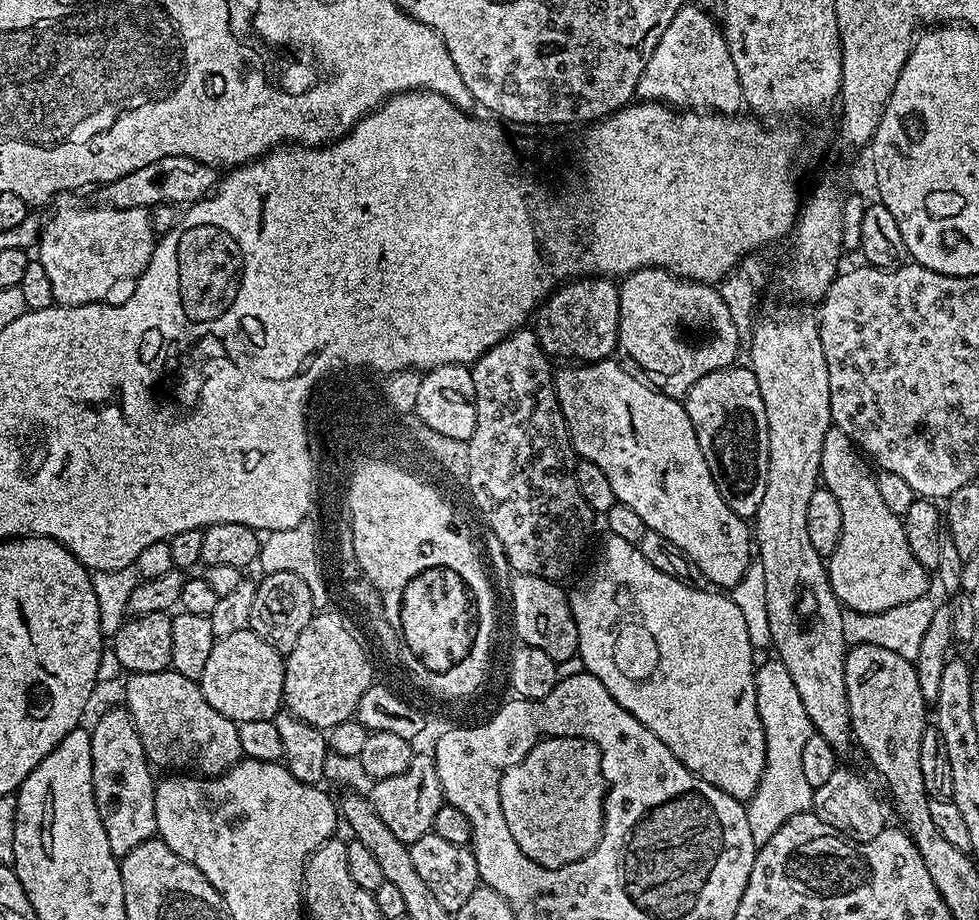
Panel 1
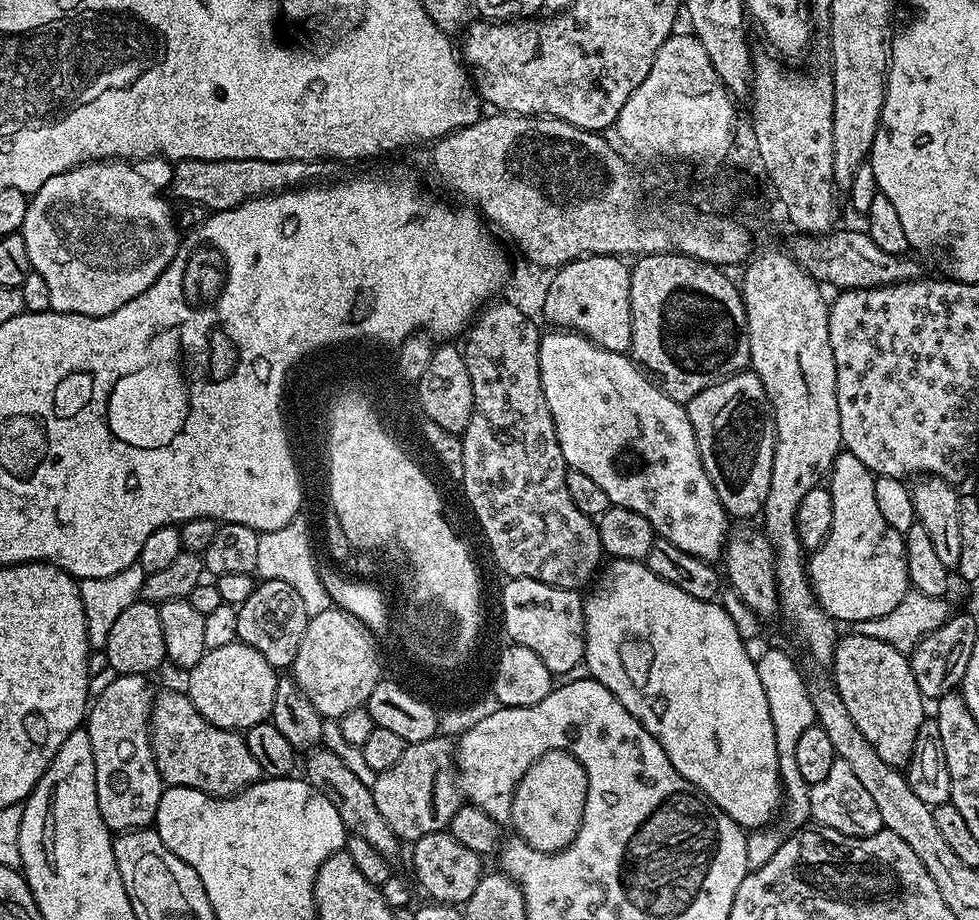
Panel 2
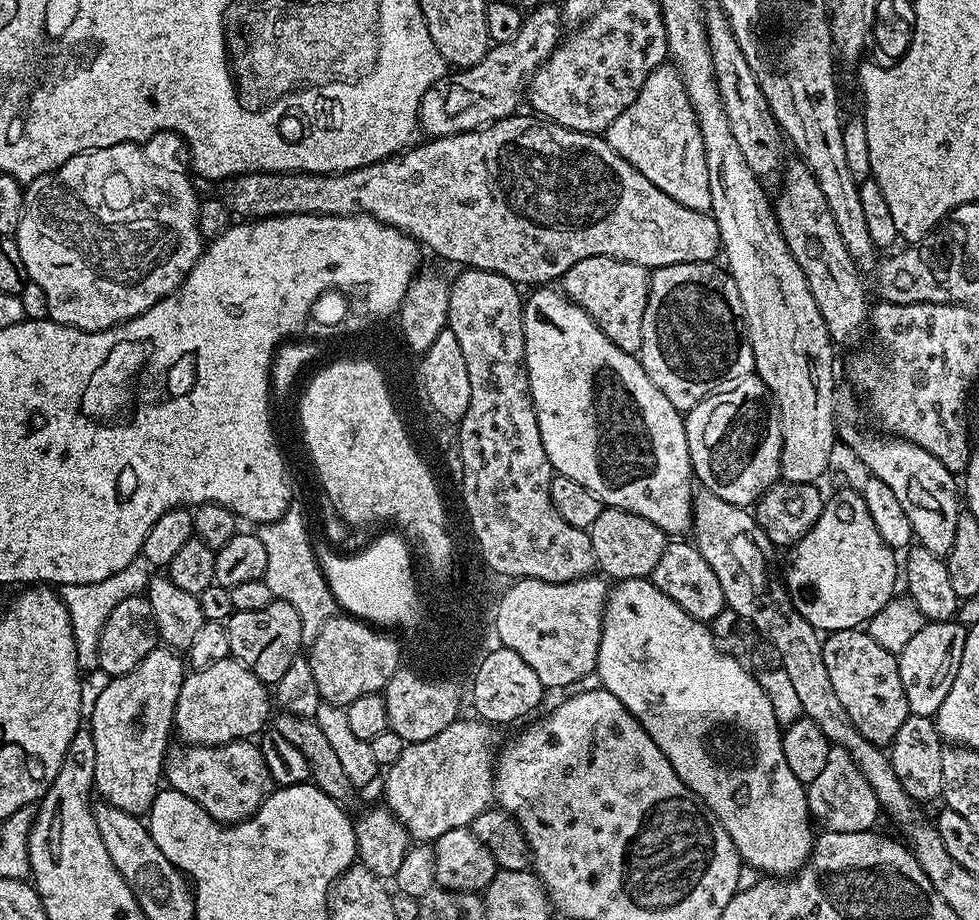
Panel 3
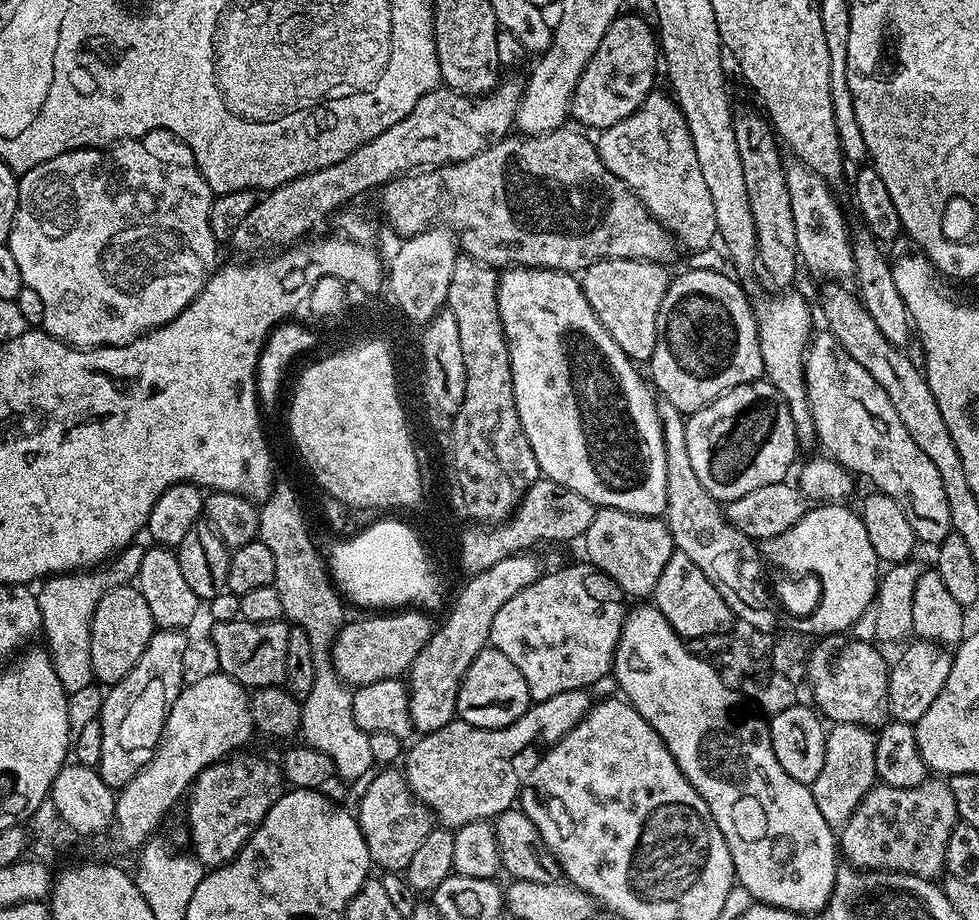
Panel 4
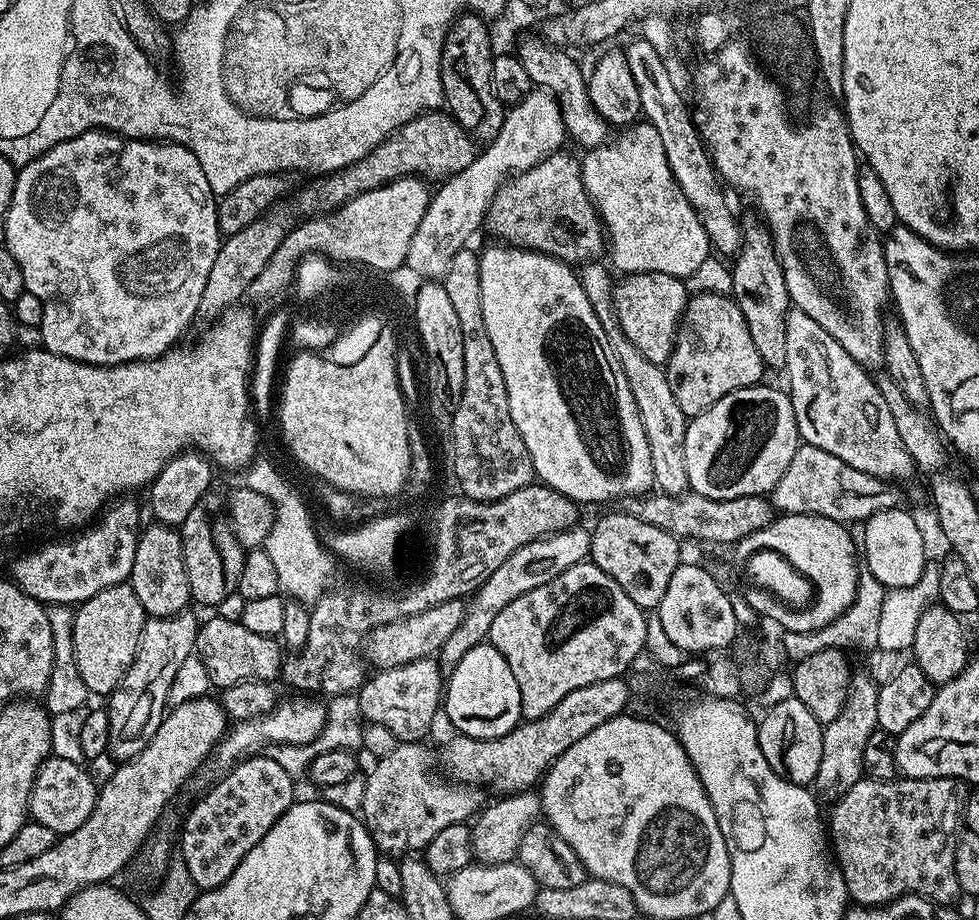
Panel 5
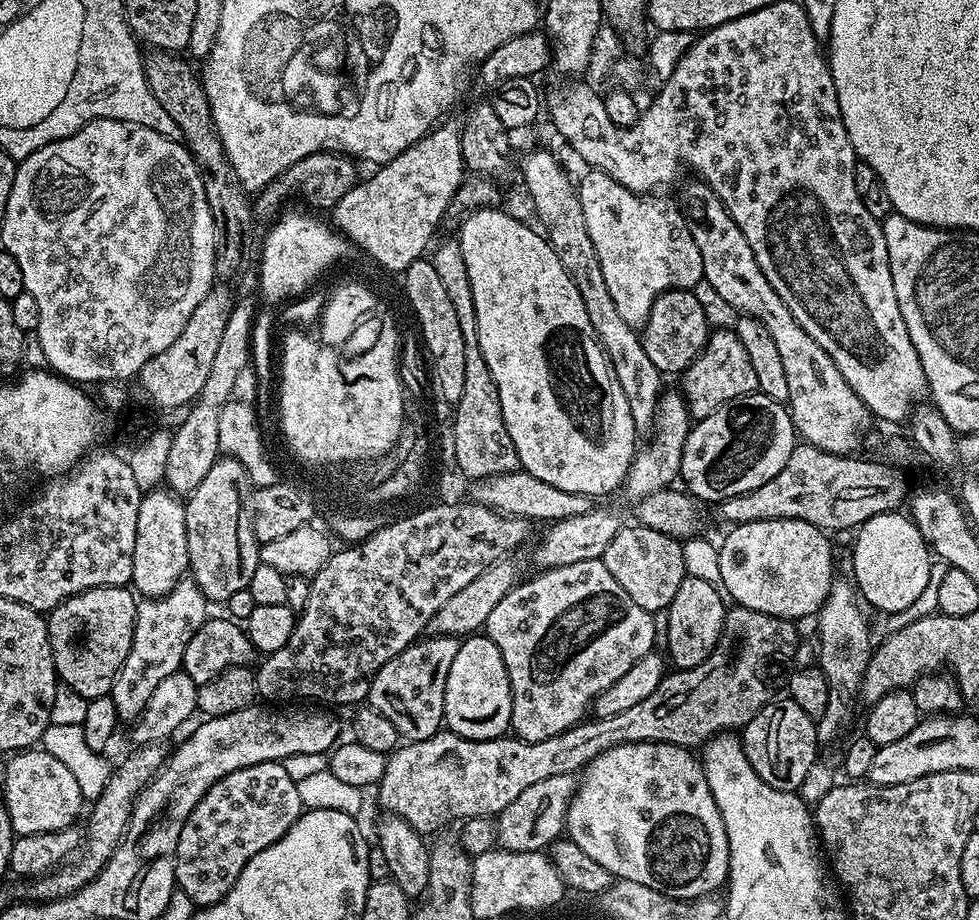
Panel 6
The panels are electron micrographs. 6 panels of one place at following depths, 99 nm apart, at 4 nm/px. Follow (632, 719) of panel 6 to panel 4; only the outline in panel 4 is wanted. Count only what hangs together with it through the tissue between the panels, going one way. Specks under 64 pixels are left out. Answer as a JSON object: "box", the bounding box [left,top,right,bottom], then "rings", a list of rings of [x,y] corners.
{"box":[356,768,434,873],"rings":[[[396,768],[377,771],[366,794],[359,797],[357,804],[356,817],[373,865],[384,872],[403,873],[413,860],[418,846],[426,841],[427,835],[434,829],[434,818],[429,809],[415,798],[403,773]]]}

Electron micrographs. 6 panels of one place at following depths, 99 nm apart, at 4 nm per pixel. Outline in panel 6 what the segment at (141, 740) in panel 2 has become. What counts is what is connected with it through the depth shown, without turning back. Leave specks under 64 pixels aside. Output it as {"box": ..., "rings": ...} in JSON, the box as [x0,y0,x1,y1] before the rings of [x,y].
{"box":[110,578,210,722],"rings":[[[191,578],[180,580],[178,586],[170,590],[170,594],[144,598],[137,603],[130,654],[126,654],[126,662],[120,667],[110,693],[116,707],[116,716],[121,721],[132,722],[141,717],[158,682],[181,671],[186,642],[190,642],[190,638],[194,638],[205,620],[209,619],[208,608],[210,601]]]}

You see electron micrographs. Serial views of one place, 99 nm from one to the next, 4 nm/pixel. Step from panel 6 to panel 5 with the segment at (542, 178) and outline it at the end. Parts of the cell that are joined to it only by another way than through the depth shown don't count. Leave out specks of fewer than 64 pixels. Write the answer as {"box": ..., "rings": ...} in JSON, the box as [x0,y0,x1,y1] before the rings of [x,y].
{"box":[579,262,689,496],"rings":[[[589,262],[579,269],[582,290],[586,290],[586,298],[590,298],[590,306],[594,306],[598,322],[602,322],[602,330],[610,342],[618,366],[622,366],[622,374],[626,374],[630,394],[634,394],[634,406],[638,406],[642,430],[646,430],[646,442],[650,442],[653,485],[667,496],[680,496],[683,492],[689,491],[684,461],[689,417],[682,414],[682,409],[674,399],[674,393],[670,391],[667,371],[661,365],[650,362],[650,358],[645,358],[642,350],[638,350],[638,346],[634,346],[634,342],[630,342],[630,338],[622,330],[614,310],[613,273],[607,267],[604,269],[602,265],[600,262]]]}

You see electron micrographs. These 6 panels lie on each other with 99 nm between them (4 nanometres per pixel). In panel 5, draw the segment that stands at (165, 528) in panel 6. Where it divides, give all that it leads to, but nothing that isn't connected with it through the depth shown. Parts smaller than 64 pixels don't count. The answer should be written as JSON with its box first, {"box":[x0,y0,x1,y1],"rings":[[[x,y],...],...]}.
{"box":[130,523,192,617],"rings":[[[149,523],[138,538],[138,550],[134,550],[134,570],[130,583],[138,602],[142,602],[149,617],[173,616],[189,607],[192,595],[186,578],[186,566],[182,558],[182,542],[179,531],[167,524]]]}

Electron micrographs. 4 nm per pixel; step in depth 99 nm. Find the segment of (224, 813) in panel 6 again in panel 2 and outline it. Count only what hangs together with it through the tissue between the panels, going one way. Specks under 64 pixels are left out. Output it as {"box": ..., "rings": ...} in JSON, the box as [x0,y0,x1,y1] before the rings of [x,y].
{"box":[152,692,262,796],"rings":[[[164,692],[152,706],[152,753],[158,774],[165,785],[193,788],[211,796],[235,796],[243,788],[258,783],[262,773],[243,735],[231,728],[219,728],[198,714],[183,692]]]}

